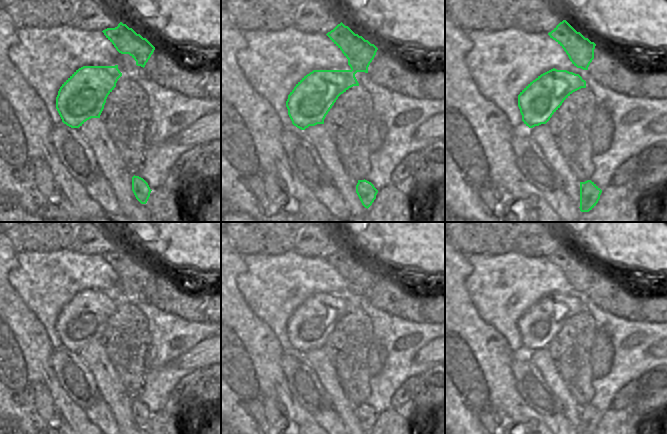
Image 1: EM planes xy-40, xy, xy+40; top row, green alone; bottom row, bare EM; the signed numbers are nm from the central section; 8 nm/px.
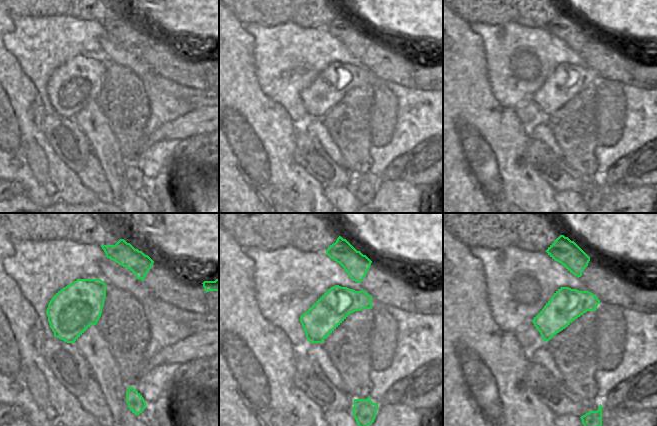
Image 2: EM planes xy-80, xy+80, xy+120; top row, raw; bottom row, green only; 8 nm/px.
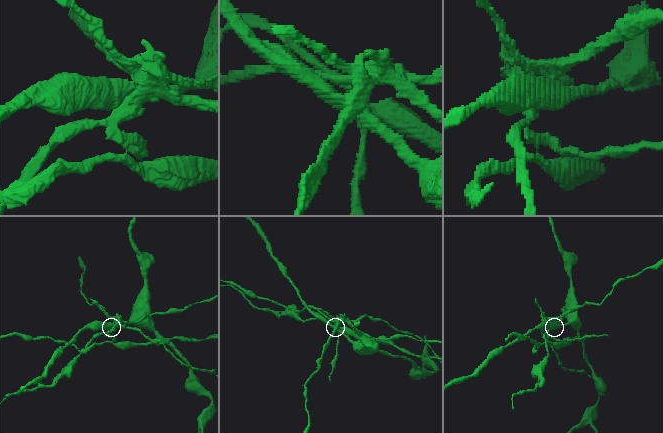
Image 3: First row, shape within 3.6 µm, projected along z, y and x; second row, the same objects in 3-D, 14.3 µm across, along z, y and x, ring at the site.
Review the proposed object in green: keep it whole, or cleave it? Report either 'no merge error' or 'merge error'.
merge error

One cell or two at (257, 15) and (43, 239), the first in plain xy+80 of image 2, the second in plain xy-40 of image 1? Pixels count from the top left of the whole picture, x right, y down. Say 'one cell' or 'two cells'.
one cell

